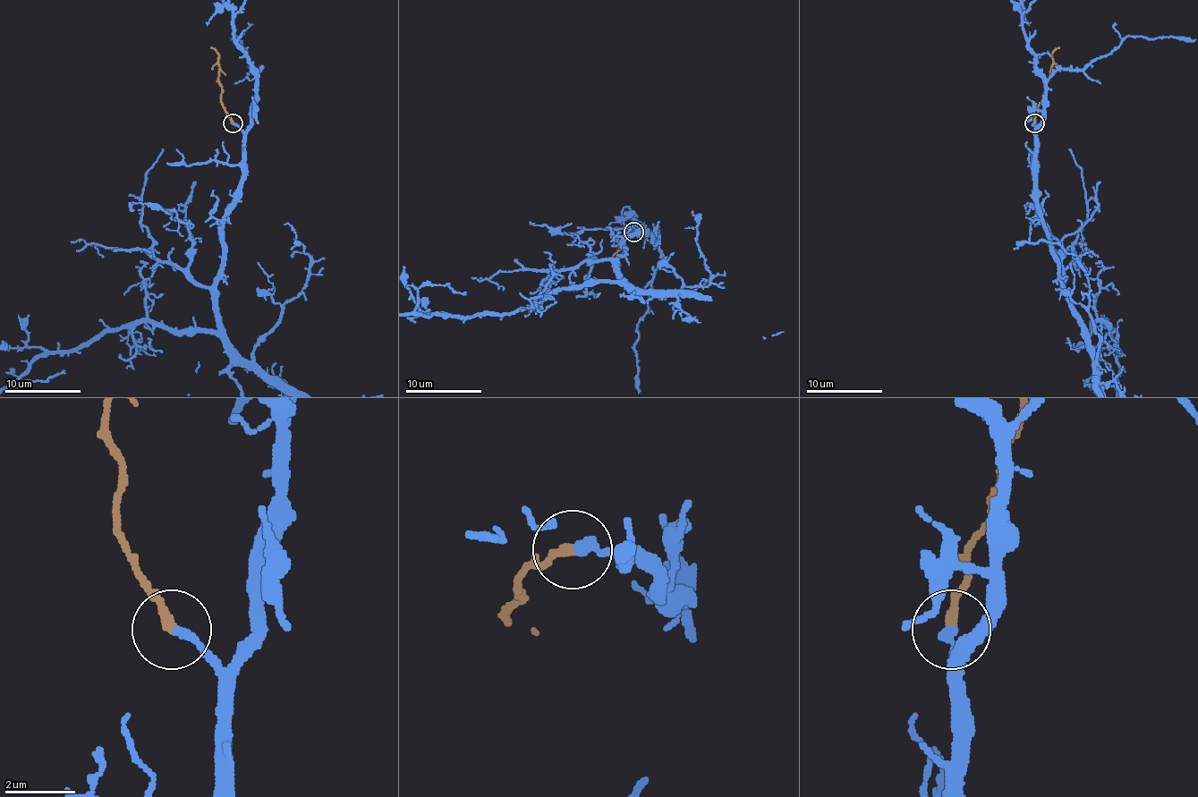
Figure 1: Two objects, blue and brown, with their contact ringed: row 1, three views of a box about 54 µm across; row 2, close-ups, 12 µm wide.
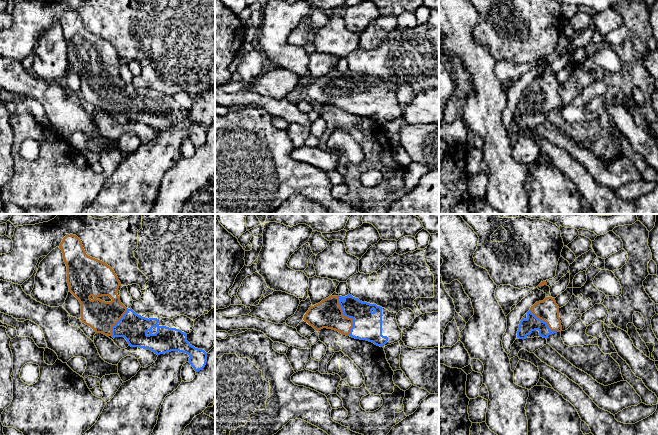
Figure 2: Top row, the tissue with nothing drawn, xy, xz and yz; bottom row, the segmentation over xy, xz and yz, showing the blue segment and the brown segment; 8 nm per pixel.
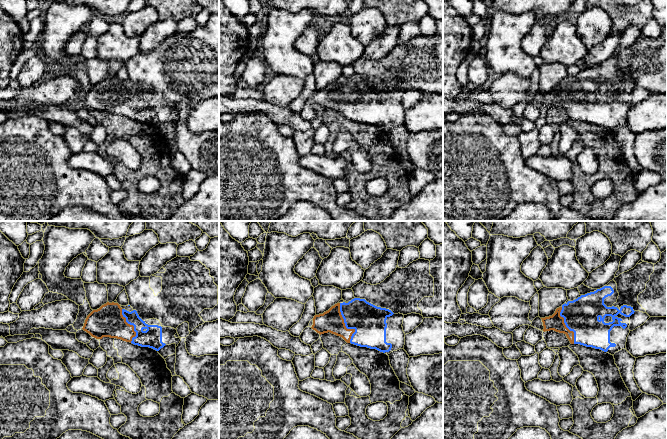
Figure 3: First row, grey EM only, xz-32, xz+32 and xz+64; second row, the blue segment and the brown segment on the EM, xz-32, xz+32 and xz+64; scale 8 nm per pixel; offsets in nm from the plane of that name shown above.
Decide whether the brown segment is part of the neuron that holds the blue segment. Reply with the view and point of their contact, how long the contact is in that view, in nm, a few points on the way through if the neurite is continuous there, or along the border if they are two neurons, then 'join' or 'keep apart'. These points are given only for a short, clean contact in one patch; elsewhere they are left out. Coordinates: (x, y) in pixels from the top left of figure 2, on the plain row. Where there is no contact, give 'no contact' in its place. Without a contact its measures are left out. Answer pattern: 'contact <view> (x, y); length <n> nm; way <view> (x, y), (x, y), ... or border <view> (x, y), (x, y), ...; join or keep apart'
contact xz (347, 92); length 340 nm; way xz (367, 101), (347, 92), (328, 90); join

